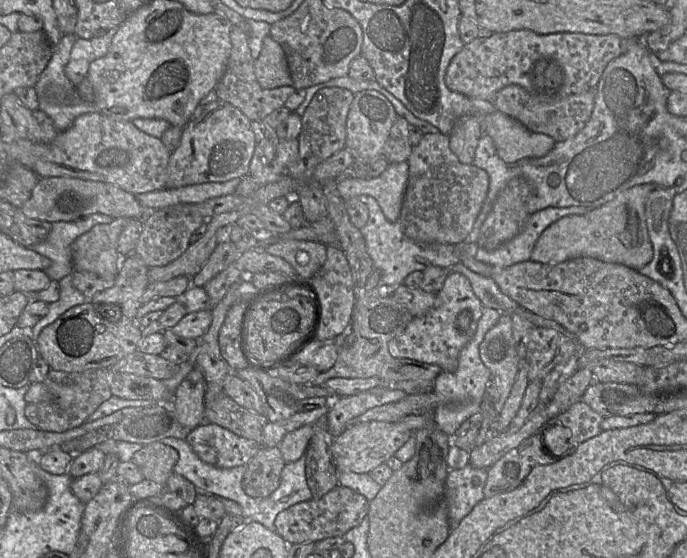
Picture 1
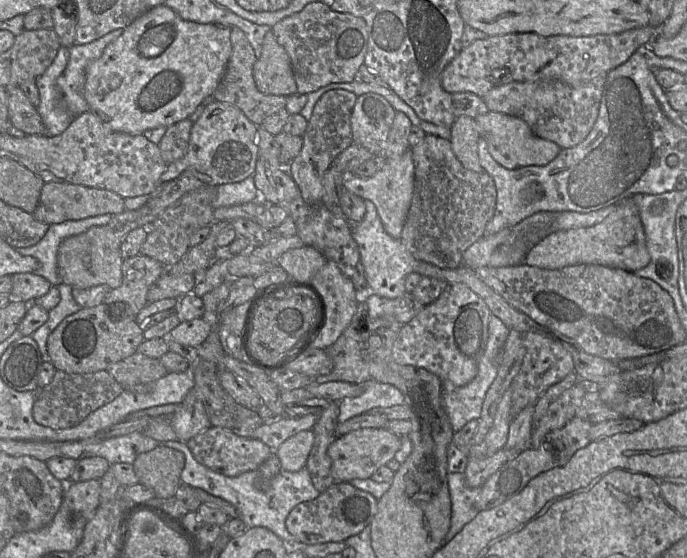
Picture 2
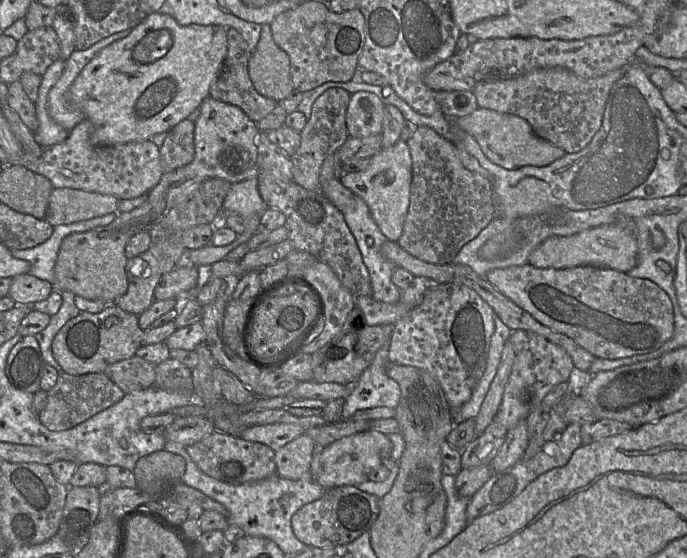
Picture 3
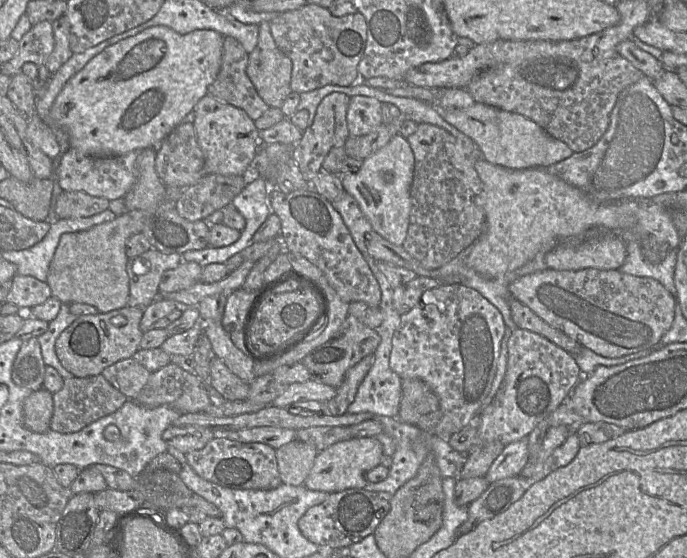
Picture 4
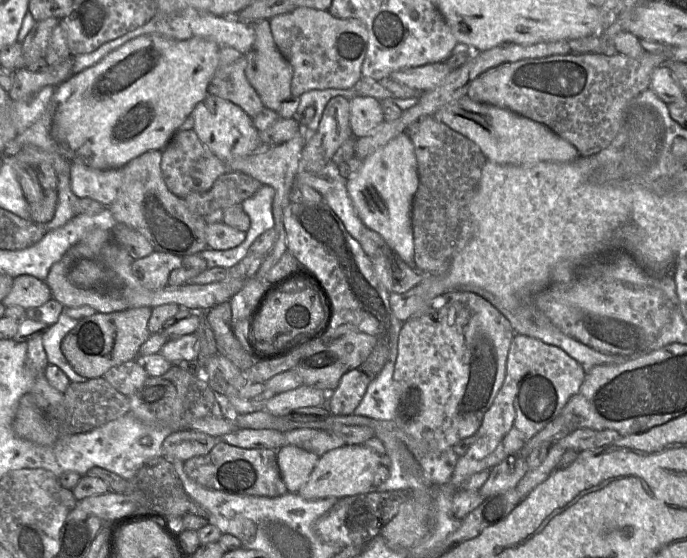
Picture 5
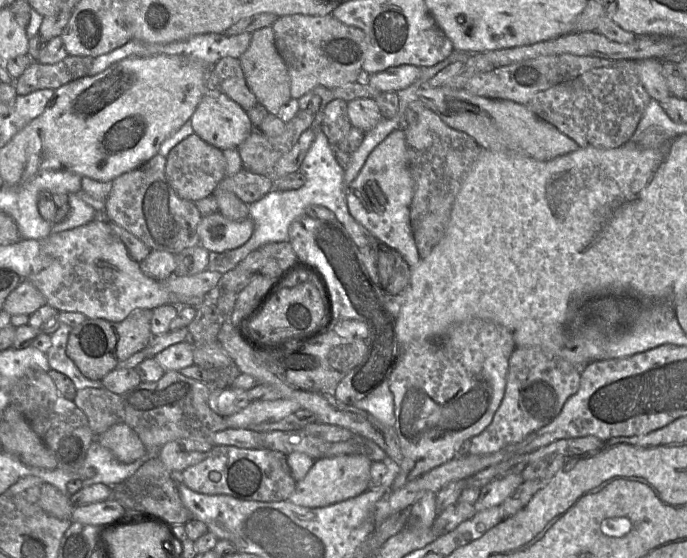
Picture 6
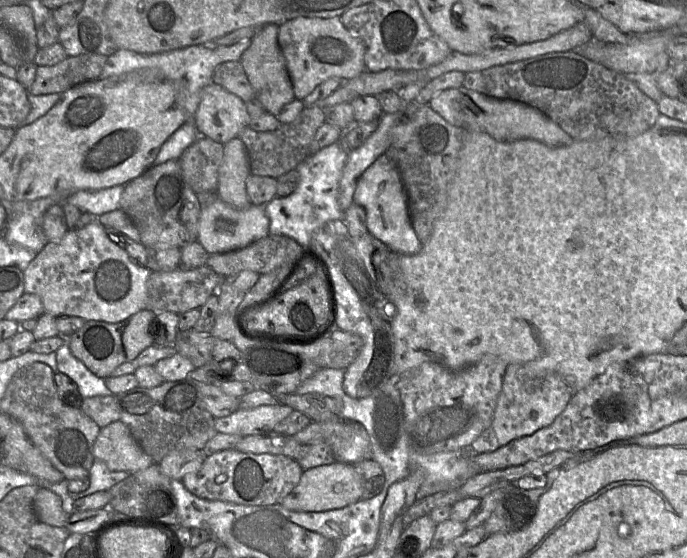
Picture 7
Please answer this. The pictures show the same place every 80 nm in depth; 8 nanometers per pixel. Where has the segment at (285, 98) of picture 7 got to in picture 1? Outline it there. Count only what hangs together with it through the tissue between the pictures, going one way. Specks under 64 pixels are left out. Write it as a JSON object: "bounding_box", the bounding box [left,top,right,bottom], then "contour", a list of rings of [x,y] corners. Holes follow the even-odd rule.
{"bounding_box":[254,35,293,89],"contour":[[[271,35],[263,40],[260,54],[254,60],[254,72],[260,86],[264,89],[293,85],[286,54]]]}

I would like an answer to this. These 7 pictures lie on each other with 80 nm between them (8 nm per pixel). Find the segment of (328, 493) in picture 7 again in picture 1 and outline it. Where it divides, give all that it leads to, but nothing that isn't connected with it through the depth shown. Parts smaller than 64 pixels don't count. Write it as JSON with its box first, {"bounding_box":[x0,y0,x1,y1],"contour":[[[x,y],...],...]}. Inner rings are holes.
{"bounding_box":[331,422,413,474],"contour":[[[363,422],[348,426],[335,438],[331,451],[339,471],[359,474],[370,473],[377,466],[387,462],[413,434],[400,422]]]}

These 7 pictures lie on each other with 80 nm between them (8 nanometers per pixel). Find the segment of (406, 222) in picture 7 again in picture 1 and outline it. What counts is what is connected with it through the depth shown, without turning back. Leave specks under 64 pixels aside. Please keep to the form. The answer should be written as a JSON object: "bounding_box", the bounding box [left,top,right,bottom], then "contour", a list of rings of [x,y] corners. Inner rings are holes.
{"bounding_box":[337,161,408,222],"contour":[[[407,161],[390,163],[383,173],[374,178],[346,175],[337,179],[337,190],[343,199],[372,196],[385,218],[396,222],[400,218],[404,193],[408,182]]]}

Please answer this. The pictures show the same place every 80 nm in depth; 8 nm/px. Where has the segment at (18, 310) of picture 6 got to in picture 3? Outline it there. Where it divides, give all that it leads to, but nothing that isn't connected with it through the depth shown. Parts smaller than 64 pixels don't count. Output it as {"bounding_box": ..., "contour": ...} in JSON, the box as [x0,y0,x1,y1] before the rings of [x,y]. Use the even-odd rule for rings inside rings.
{"bounding_box":[8,273,54,306],"contour":[[[25,273],[12,278],[8,296],[17,305],[33,306],[34,303],[47,299],[54,289],[52,283]]]}

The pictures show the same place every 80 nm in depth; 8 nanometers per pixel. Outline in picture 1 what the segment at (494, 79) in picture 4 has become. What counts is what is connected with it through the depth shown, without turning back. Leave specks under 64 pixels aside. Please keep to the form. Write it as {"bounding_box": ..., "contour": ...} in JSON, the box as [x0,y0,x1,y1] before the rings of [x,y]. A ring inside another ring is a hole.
{"bounding_box":[491,85,596,142],"contour":[[[509,85],[498,91],[491,100],[496,111],[504,113],[523,124],[529,130],[550,136],[555,142],[576,135],[591,117],[596,90],[591,89],[555,101],[541,100],[517,85]]]}

